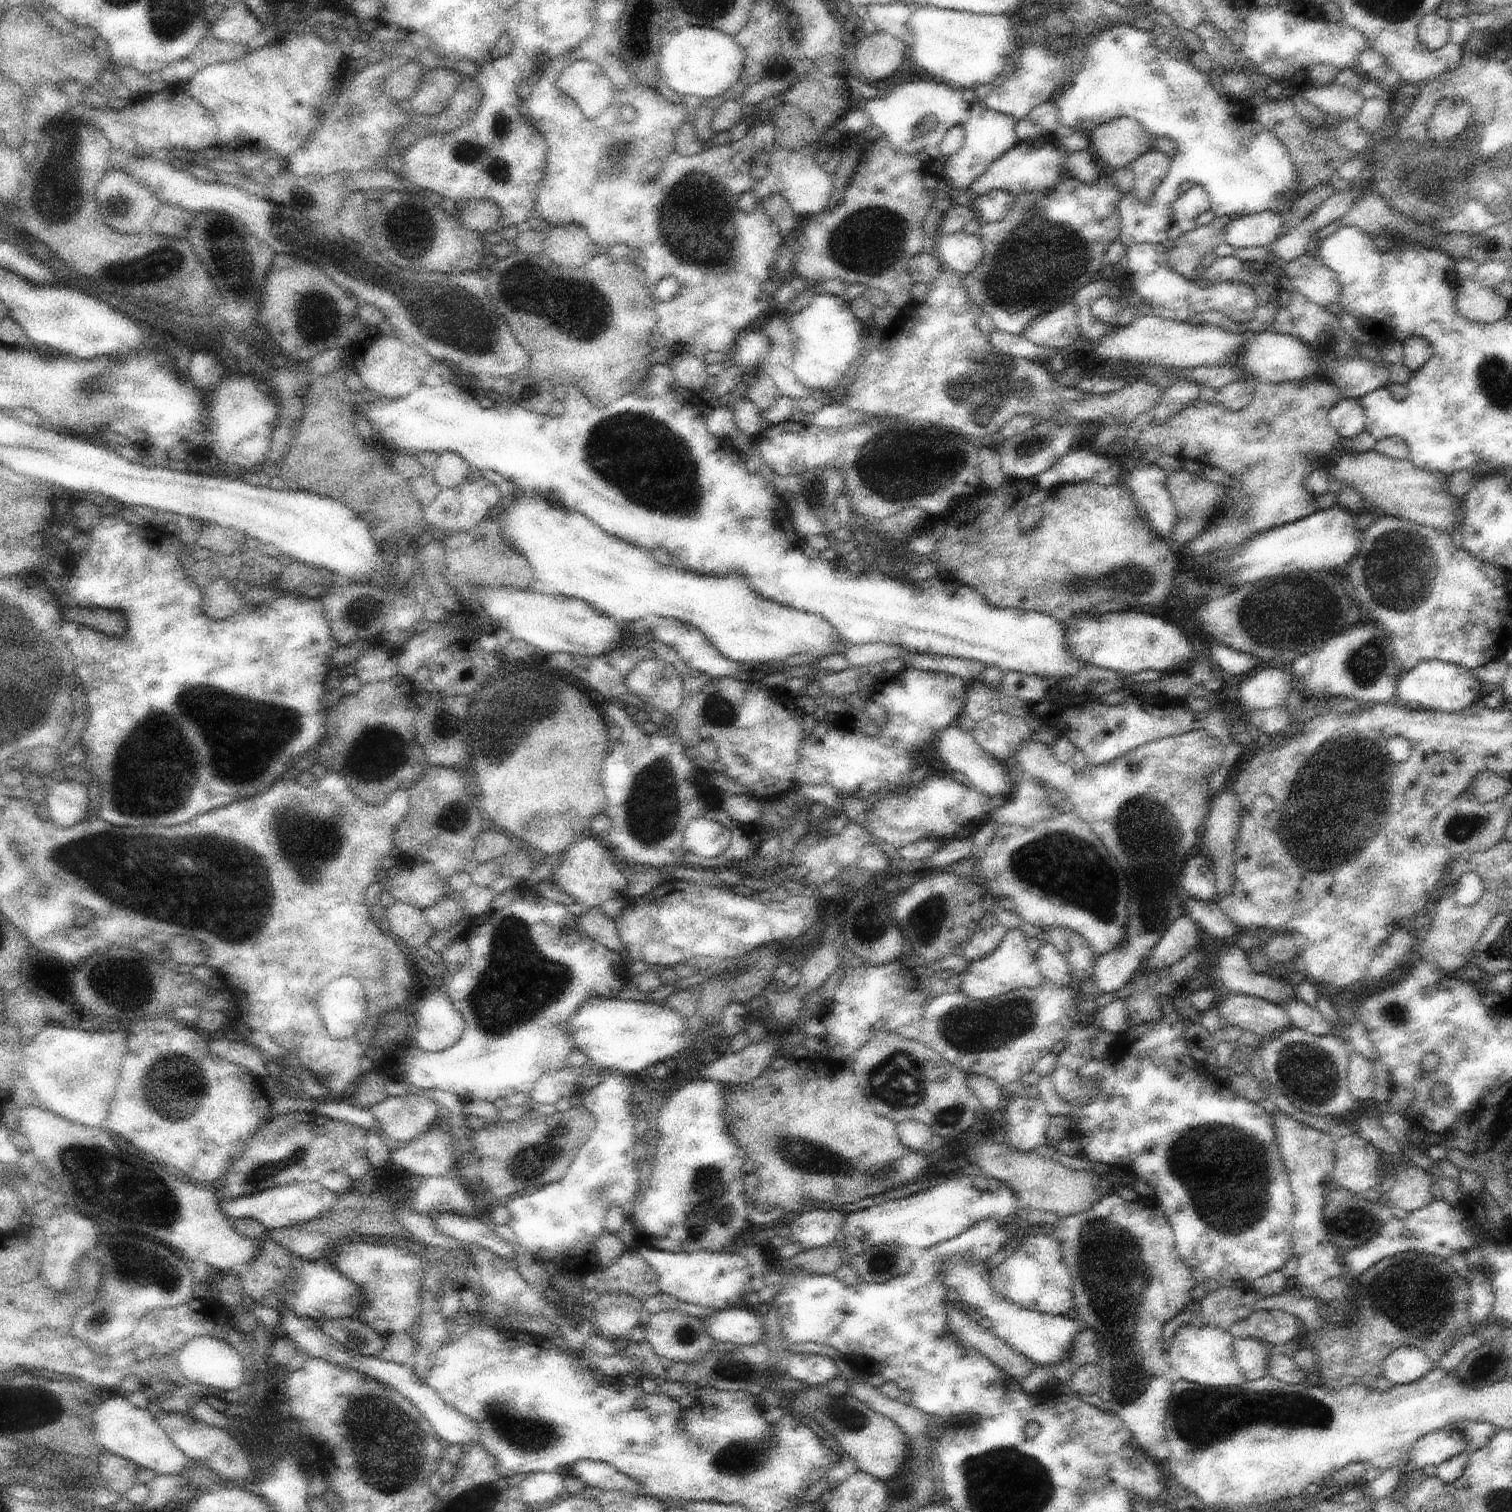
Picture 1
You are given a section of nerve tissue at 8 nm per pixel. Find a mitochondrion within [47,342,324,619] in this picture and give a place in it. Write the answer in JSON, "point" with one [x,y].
{"point":[94,385]}

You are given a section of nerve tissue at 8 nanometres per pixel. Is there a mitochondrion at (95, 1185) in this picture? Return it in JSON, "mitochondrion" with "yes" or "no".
{"mitochondrion":"yes"}

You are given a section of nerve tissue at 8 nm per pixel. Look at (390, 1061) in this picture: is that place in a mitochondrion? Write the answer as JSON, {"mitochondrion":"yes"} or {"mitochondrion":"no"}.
{"mitochondrion":"no"}

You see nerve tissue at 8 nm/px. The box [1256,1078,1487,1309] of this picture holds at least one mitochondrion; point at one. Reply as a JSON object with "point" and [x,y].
{"point":[1352,1224]}

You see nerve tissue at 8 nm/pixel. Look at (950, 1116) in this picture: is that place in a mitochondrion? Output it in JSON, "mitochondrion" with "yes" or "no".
{"mitochondrion":"yes"}

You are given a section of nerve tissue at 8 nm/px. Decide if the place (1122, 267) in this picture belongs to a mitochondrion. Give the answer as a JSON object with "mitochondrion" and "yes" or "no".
{"mitochondrion":"no"}

